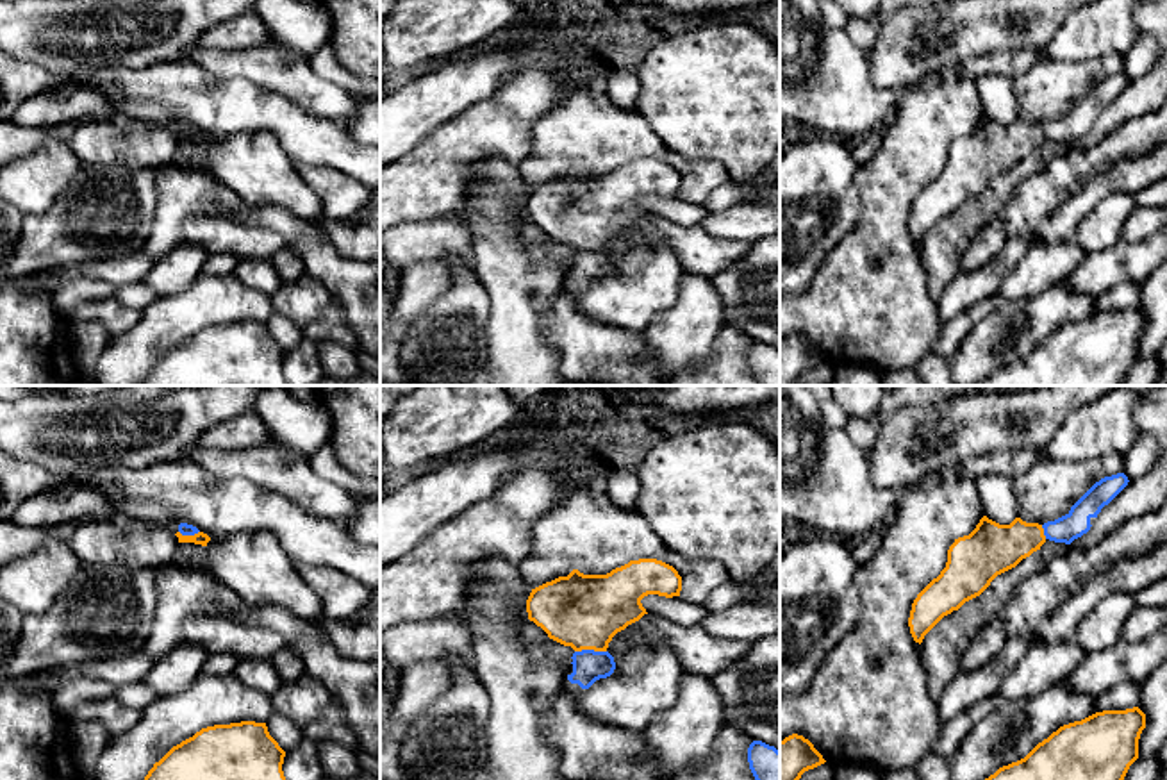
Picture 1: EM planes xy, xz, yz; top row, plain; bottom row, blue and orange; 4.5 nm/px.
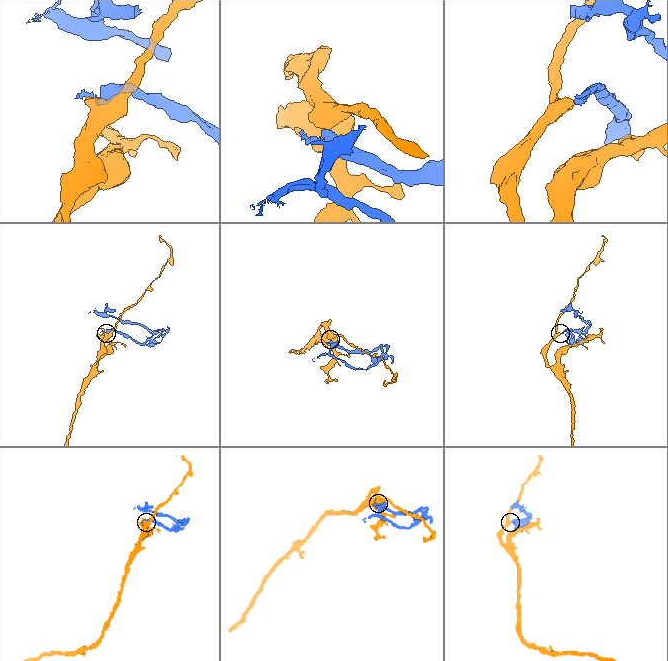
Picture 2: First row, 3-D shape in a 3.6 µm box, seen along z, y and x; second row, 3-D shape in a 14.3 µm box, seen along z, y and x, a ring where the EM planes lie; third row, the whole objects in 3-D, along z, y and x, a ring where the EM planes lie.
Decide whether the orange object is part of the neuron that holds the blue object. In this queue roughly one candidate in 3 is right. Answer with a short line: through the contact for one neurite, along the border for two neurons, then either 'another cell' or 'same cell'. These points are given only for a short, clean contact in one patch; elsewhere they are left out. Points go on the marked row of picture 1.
line xz (605, 650), (575, 652); another cell

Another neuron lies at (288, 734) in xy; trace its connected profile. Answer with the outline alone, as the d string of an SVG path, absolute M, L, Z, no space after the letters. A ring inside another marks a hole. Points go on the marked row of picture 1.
M273 710L266 721L269 735L278 743L284 751L293 750L303 739L303 730L287 716Z

